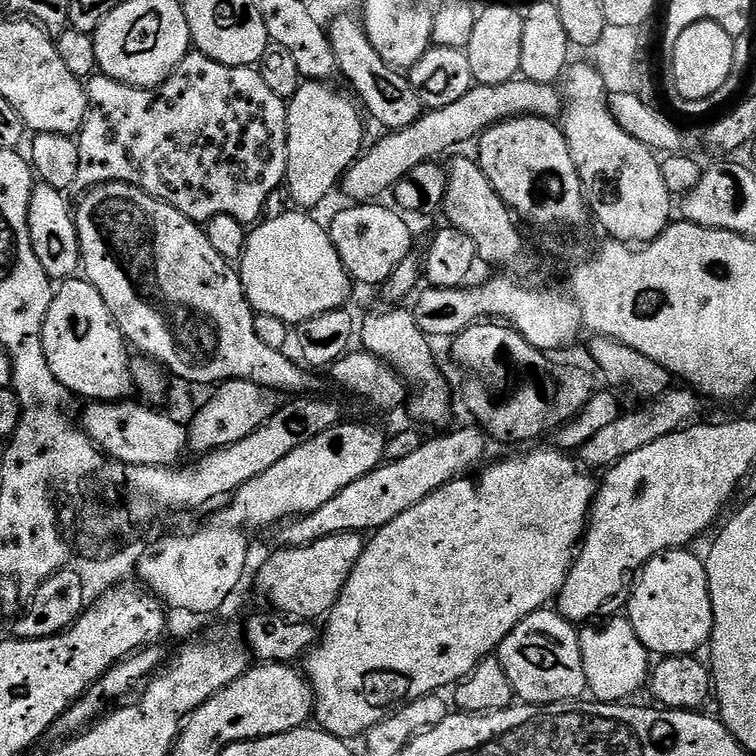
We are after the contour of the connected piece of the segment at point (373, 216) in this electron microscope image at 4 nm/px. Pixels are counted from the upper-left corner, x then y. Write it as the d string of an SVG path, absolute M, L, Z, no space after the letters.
M384 202L353 203L348 206L352 208L342 209L328 228L328 237L334 242L334 250L338 250L338 258L342 258L342 266L346 266L348 275L357 285L383 286L390 274L414 252L412 228L404 221L407 219L395 207L387 208L380 203Z

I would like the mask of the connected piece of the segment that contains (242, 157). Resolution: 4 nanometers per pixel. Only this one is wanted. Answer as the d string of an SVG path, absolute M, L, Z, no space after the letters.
M192 50L156 88L135 88L109 76L93 74L87 77L86 91L88 93L88 113L84 119L84 127L80 129L76 140L78 146L77 189L87 190L110 182L133 184L135 188L141 188L155 200L161 200L174 206L191 220L207 222L218 214L230 214L230 218L238 218L244 225L252 226L265 215L264 207L267 206L268 199L275 194L276 187L279 184L281 187L285 183L288 175L288 131L286 130L288 105L284 98L278 97L273 90L270 90L270 87L266 86L264 77L255 67L231 68L222 62L214 62L214 58L210 58L206 54Z

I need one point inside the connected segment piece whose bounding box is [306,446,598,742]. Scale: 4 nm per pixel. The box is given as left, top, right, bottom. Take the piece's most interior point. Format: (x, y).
(436, 591)

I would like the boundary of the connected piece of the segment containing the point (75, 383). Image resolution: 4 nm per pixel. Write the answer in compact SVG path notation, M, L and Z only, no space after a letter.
M69 278L55 289L42 330L42 346L46 350L46 362L50 362L50 370L54 370L54 378L58 378L58 382L62 382L62 386L66 386L73 397L85 396L88 402L107 402L126 400L133 395L129 345L114 322L106 302L102 302L102 294L98 294L98 290L94 290L86 278Z

